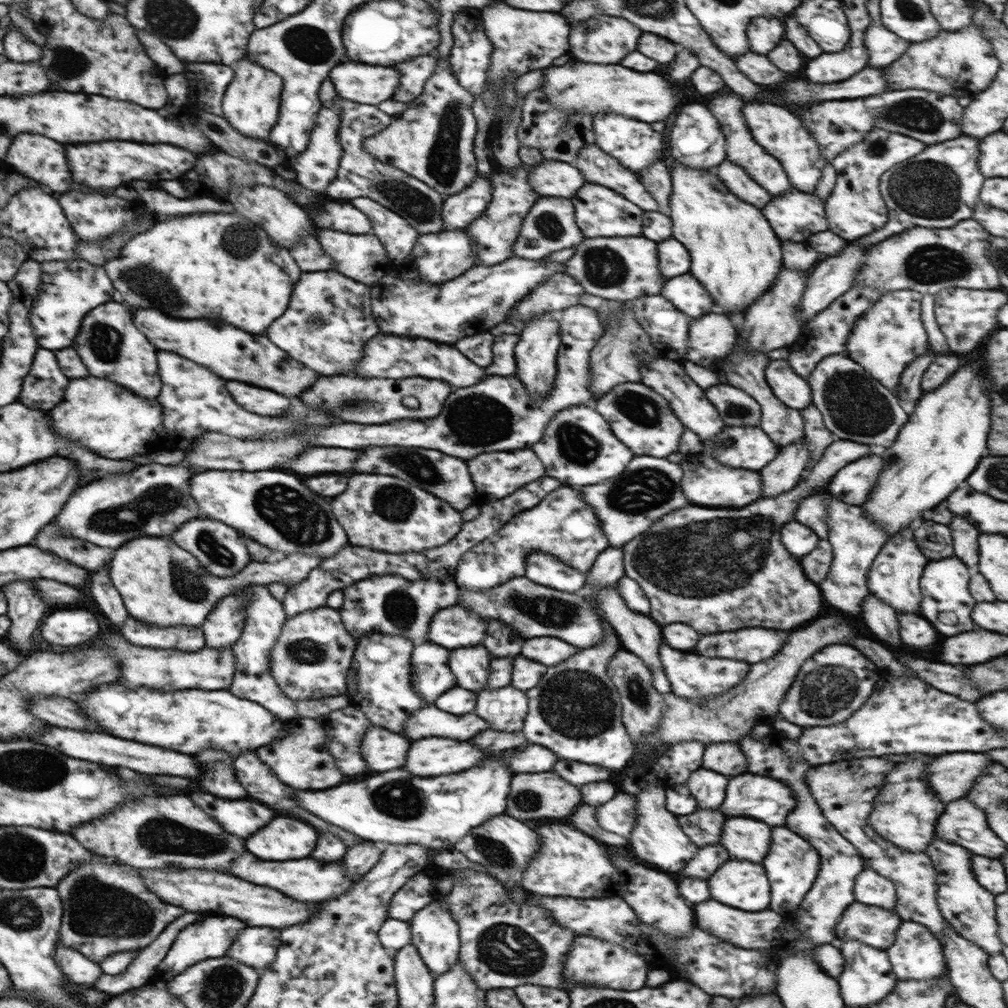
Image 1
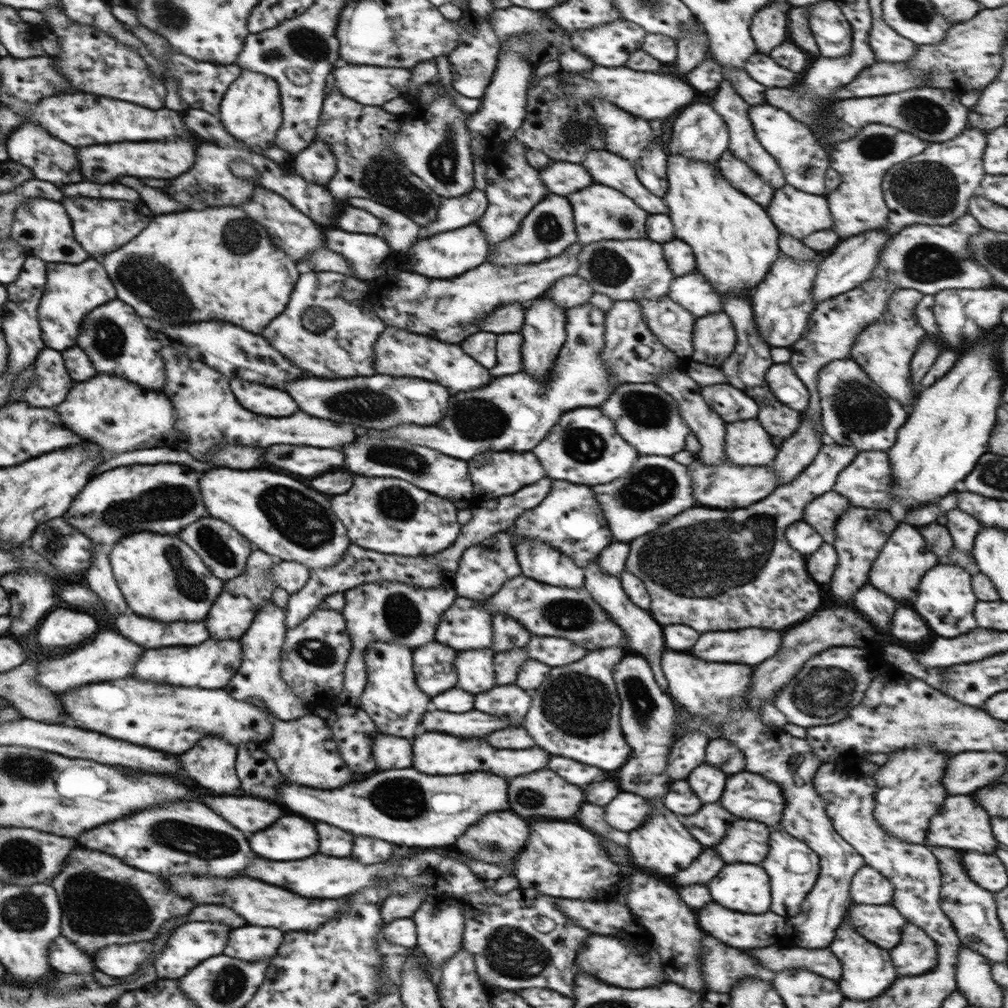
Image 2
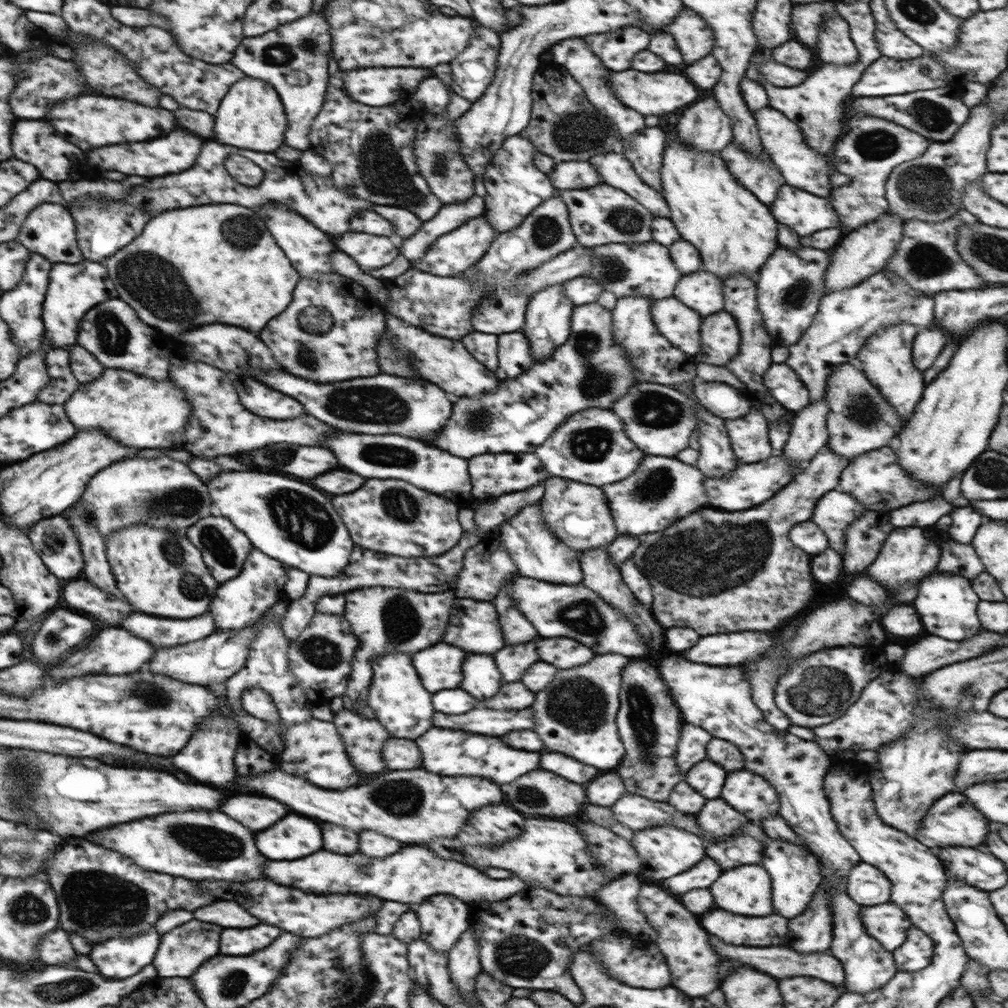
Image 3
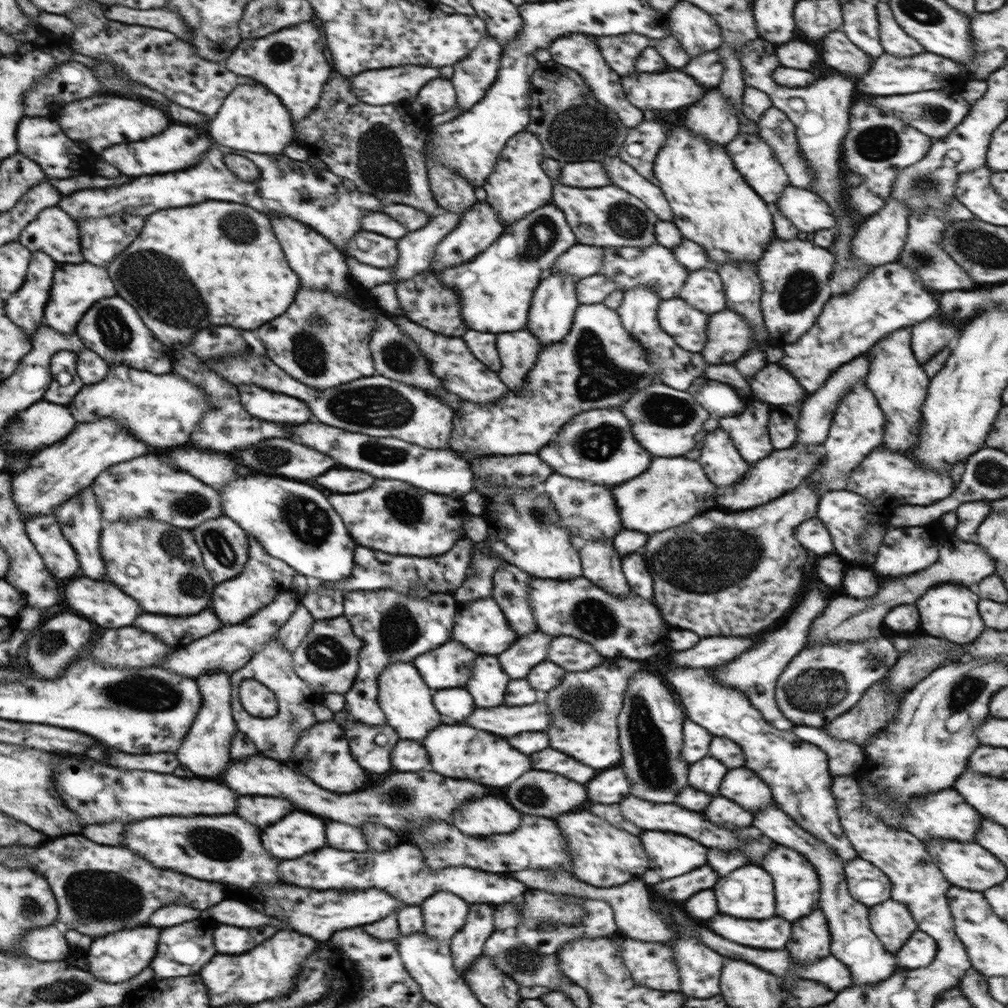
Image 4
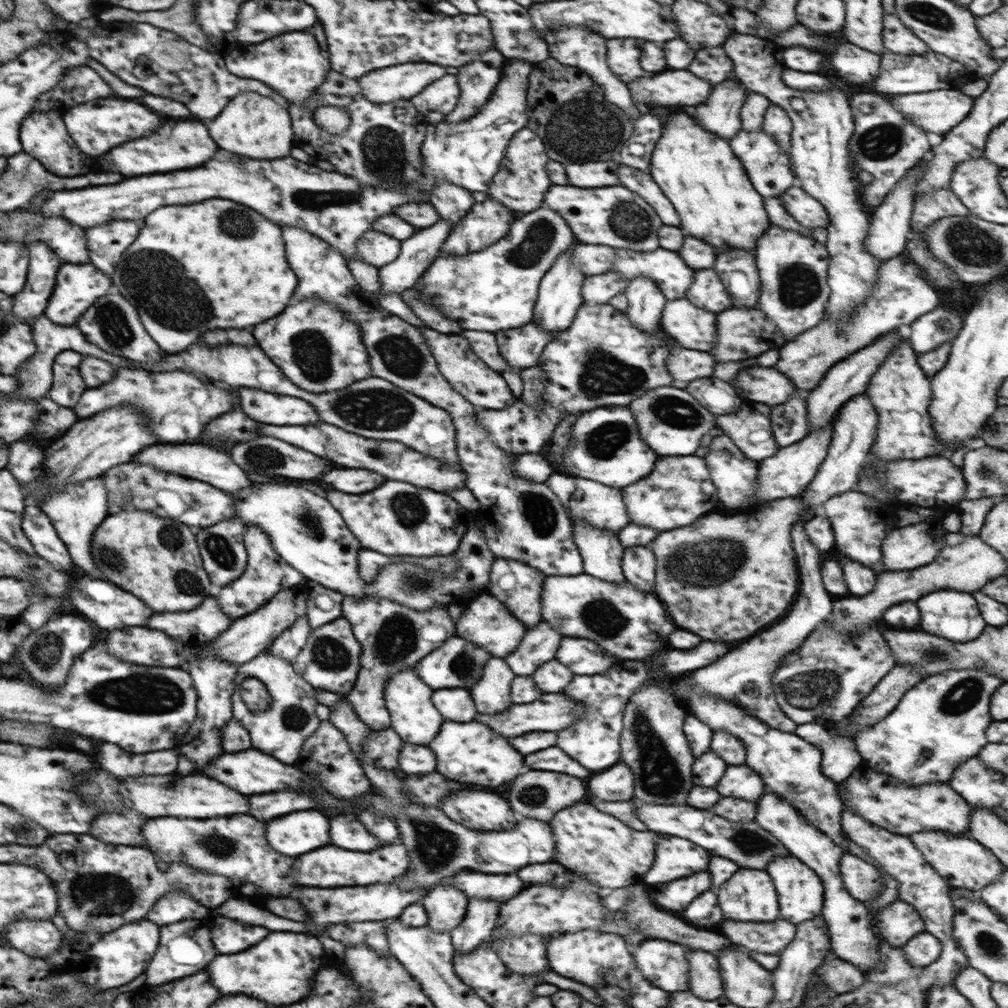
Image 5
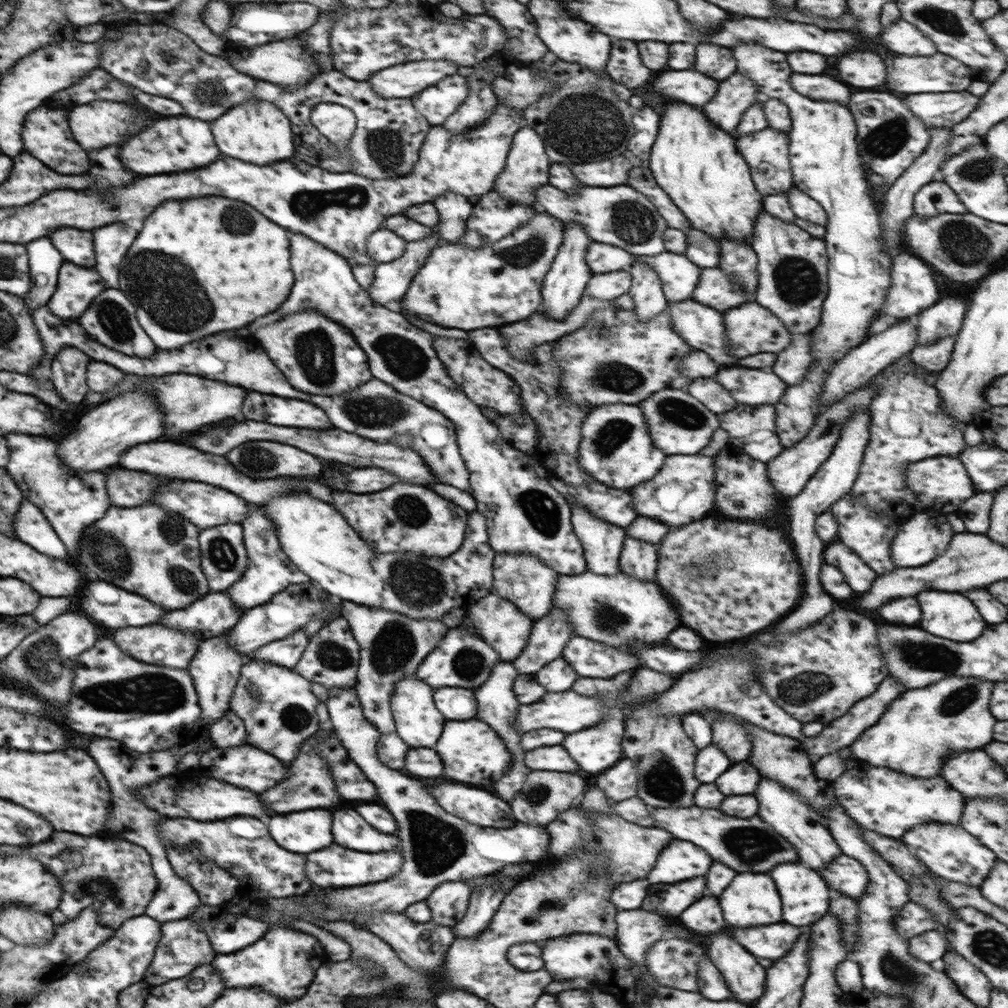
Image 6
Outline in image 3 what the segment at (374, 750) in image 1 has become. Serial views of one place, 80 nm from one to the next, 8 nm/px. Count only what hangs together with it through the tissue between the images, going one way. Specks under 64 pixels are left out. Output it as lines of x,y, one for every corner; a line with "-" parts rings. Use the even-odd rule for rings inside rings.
390,737
382,746
382,758
390,771
420,768
420,752
410,740

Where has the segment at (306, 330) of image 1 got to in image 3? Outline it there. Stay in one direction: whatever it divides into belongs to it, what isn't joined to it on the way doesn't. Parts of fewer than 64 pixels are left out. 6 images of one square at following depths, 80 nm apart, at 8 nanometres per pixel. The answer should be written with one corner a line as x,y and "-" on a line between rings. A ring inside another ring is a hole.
342,275
324,279
301,278
284,314
270,320
258,334
286,372
330,384
380,373
375,347
387,330
384,307
368,295
359,282

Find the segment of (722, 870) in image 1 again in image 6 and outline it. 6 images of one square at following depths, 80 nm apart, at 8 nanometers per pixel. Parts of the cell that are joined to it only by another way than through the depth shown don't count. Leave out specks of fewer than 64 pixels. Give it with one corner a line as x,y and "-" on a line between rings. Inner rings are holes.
737,873
736,878
720,894
720,906
724,910
724,918
732,926
746,928
746,926
762,926
762,924
782,922
780,894
778,894
778,890
774,886
774,880
770,876
766,876
766,874

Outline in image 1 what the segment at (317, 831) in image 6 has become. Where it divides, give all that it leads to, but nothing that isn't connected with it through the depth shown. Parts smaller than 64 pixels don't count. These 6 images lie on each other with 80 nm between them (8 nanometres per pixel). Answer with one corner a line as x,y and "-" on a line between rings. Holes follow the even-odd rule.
274,818
246,840
246,850
262,860
308,858
318,842
318,832
294,818

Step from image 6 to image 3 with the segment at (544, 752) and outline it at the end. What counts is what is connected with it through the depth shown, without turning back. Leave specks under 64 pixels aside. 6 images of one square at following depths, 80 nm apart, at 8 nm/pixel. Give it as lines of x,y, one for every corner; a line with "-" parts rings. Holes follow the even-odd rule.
546,752
541,753
540,768
542,770
550,770
570,782
576,782
576,784
584,784
584,782
590,782
592,778
598,776
598,770
596,768
590,768
574,758
568,758
568,756
562,756
558,752

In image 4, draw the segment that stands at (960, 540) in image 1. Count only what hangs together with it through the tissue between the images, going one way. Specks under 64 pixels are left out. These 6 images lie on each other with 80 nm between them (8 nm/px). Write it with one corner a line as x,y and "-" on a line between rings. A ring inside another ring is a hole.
978,500
972,503
962,503
954,513
958,518
954,535
960,540
973,542
977,528
986,516
990,515
988,500

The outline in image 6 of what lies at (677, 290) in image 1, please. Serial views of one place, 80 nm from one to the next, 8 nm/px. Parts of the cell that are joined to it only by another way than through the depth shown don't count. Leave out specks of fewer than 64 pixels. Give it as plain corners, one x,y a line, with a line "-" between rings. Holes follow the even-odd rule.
720,267
702,269
692,298
721,313
748,302
744,288
734,284
727,274

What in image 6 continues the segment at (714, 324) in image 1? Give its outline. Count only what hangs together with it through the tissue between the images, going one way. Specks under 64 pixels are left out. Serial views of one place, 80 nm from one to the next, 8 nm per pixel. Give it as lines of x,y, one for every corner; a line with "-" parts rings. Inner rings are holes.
755,300
724,311
723,321
724,328
726,328
726,348
736,358
746,358
746,356
752,356
758,352
780,352
792,340
791,332
788,332
782,321
-
738,346
740,346
740,350
738,350

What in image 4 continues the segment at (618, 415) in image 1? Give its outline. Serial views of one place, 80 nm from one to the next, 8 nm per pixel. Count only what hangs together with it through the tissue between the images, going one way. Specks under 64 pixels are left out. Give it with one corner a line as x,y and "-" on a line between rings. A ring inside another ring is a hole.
663,383
636,391
617,410
630,421
634,439
654,457
684,457
689,450
698,447
694,442
703,435
702,424
710,416
687,390
678,391

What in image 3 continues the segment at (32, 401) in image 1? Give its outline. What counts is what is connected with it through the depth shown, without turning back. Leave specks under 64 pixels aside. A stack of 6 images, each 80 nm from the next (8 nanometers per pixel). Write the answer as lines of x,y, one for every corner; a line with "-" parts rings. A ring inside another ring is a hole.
53,348
48,356
50,360
46,360
47,366
50,366
50,381
46,384
44,390
38,395
35,402
44,403
46,405
64,405
74,391
78,390
80,382
72,376
72,368
70,368
70,355
66,352
66,348

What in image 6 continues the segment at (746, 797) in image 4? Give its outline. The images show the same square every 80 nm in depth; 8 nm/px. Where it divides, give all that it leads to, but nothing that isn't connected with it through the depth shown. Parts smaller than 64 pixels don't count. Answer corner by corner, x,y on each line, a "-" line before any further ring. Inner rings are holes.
746,760
731,764
714,783
725,796
754,795
761,777
759,770

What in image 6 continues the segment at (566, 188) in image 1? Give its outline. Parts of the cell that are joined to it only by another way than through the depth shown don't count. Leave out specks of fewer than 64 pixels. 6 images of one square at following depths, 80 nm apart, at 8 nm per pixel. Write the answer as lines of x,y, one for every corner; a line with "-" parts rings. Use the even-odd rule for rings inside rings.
618,156
606,162
575,164
570,170
583,186
606,188
625,184
630,168
634,168
633,164
624,156

